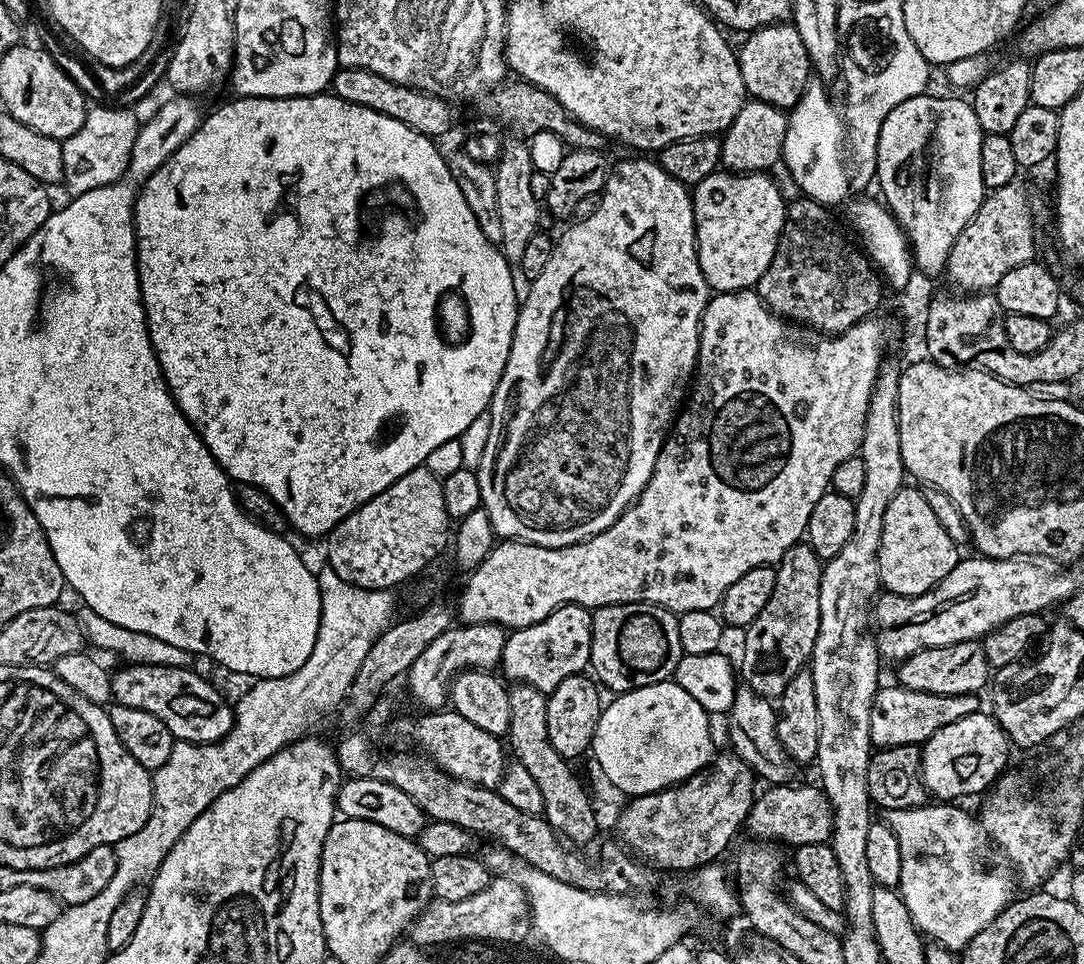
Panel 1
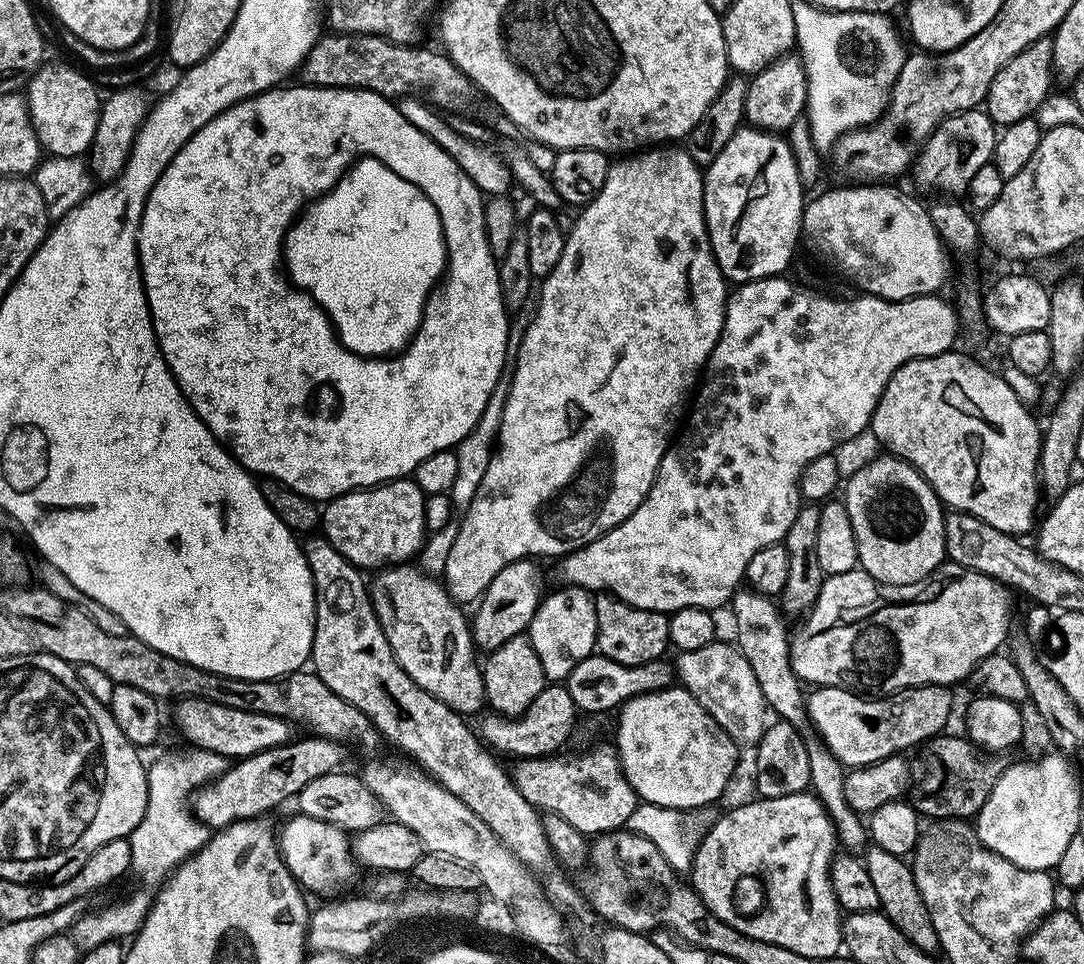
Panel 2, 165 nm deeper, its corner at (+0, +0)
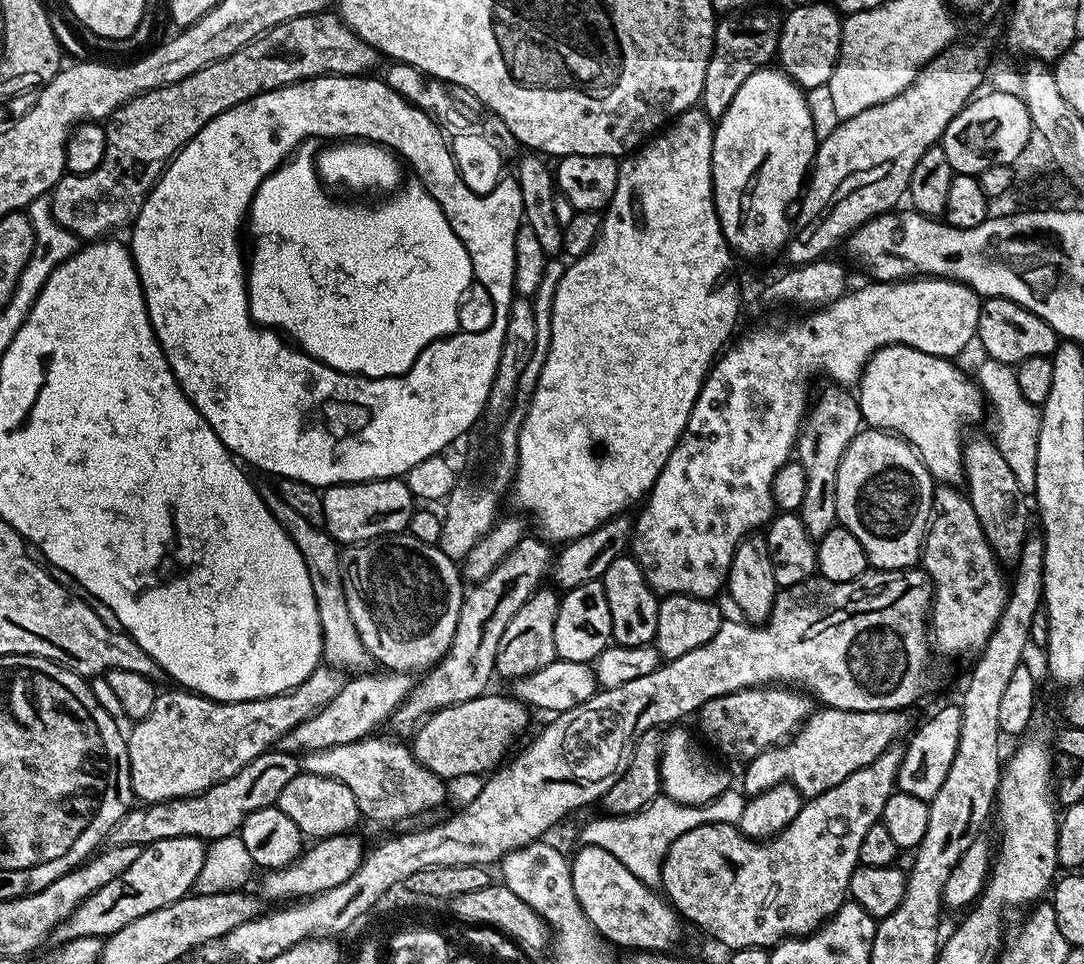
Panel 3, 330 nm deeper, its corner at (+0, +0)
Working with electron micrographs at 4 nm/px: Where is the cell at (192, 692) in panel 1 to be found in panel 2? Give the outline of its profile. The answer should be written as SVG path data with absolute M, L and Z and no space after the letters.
M186 698L175 701L176 728L189 740L188 744L215 752L217 756L243 758L253 756L289 743L293 739L294 725L270 714L254 714L250 710L230 710L230 706L218 706L202 698Z

